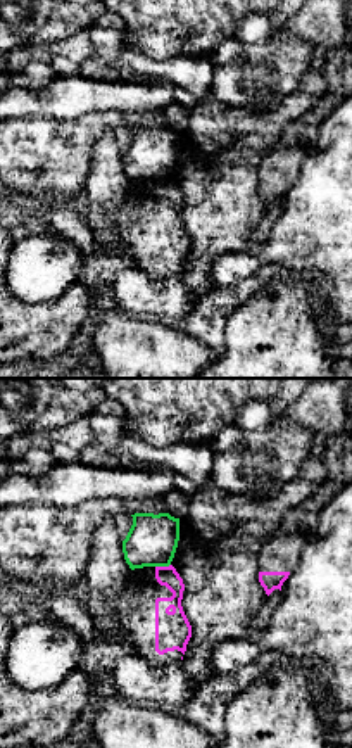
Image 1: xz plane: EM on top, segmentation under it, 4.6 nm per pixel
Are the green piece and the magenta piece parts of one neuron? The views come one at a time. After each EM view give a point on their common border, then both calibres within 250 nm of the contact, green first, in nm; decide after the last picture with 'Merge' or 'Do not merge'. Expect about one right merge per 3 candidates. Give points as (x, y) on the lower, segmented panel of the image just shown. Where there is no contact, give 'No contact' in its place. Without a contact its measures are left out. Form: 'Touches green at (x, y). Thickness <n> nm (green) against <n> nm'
Touches green at (163, 565). Thickness 240 nm (green) against 100 nm

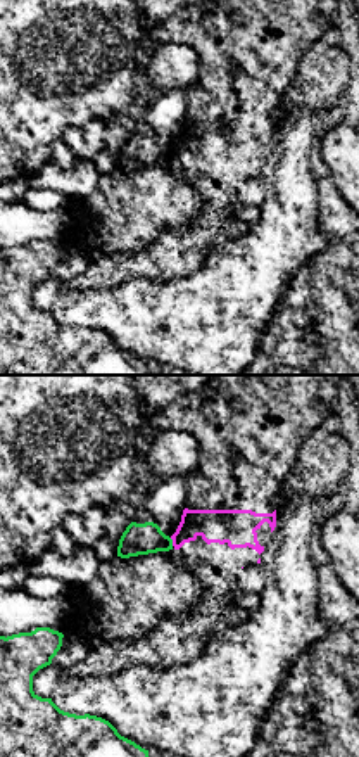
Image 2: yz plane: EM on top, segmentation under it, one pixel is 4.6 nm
Touches green at (171, 541). Thickness 140 nm (green) against 160 nm

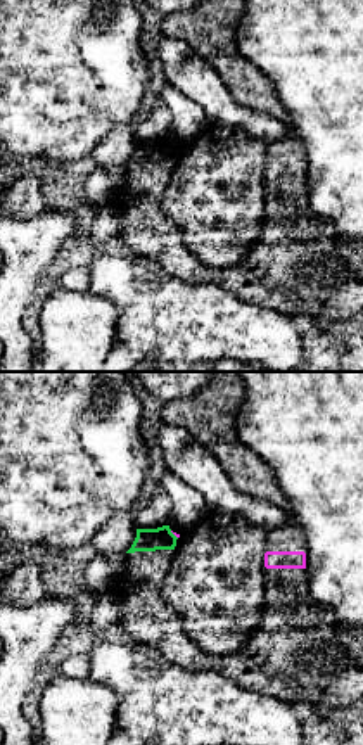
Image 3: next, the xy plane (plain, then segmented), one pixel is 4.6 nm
Touches green at (173, 534). Thickness 110 nm (green) against 20 nm

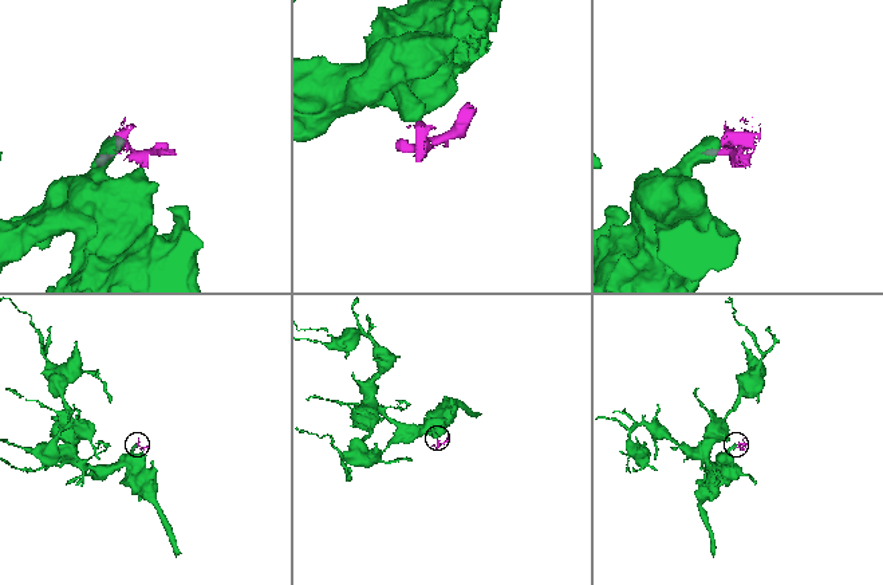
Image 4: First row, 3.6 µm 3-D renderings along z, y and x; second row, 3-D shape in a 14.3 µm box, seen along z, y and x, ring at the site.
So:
Do not merge

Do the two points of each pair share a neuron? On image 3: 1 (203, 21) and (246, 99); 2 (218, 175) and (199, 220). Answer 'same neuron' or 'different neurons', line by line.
1: same neuron
2: same neuron

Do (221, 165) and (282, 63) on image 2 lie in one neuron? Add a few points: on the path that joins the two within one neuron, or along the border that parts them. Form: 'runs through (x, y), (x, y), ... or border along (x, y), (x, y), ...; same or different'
runs through (233, 139), (244, 95), (256, 83); same

